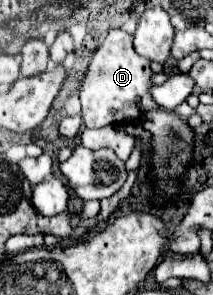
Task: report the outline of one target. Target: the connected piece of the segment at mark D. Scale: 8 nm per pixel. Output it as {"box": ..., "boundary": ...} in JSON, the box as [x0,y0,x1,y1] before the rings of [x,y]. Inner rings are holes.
{"box":[80,30,158,128],"boundary":[[[110,30],[104,44],[94,54],[90,72],[82,84],[80,102],[84,124],[88,128],[102,128],[108,124],[134,122],[142,116],[142,112],[158,108],[154,100],[150,100],[150,76],[150,62],[136,54],[136,50],[132,48],[132,36],[122,30]],[[102,48],[108,48],[106,56],[102,56]]]}

